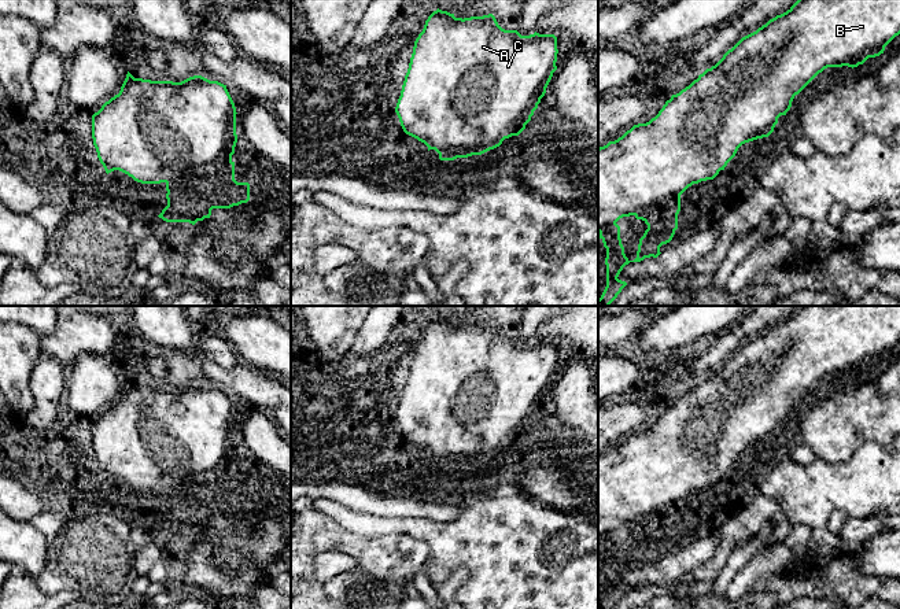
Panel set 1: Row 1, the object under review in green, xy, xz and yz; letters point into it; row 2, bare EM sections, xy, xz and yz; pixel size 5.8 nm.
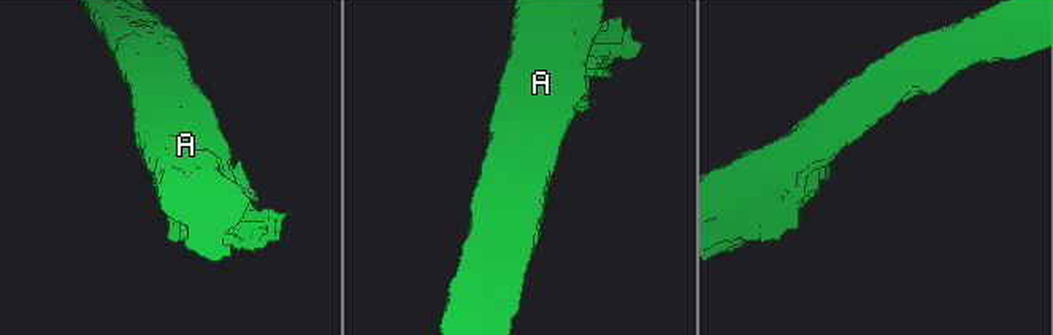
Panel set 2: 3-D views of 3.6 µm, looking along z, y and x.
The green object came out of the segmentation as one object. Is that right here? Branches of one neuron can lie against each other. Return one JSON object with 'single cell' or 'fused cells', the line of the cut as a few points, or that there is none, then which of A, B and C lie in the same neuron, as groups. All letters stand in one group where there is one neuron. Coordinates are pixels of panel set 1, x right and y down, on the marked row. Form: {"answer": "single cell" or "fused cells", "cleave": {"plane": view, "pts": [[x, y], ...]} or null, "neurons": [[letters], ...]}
{"answer": "single cell", "cleave": null, "neurons": [["A", "B", "C"]]}

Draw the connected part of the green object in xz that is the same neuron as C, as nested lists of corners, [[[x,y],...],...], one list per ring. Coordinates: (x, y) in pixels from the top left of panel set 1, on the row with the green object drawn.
[[[438,8],[428,16],[423,32],[414,41],[409,69],[395,107],[401,126],[406,134],[424,143],[428,147],[428,151],[435,150],[439,154],[440,160],[454,160],[457,158],[482,155],[490,150],[494,150],[499,147],[505,139],[519,136],[531,121],[534,111],[538,108],[541,99],[546,93],[546,88],[553,77],[553,73],[557,70],[557,53],[557,37],[554,34],[539,34],[535,32],[530,36],[521,36],[517,30],[502,29],[493,14],[462,19],[455,18],[454,14]]]

